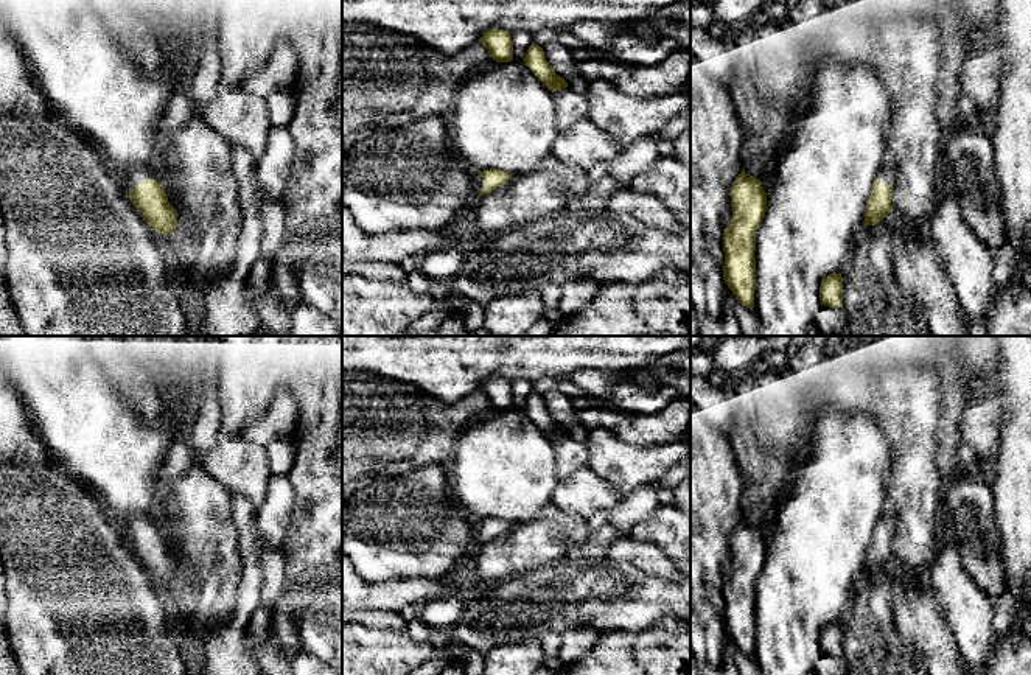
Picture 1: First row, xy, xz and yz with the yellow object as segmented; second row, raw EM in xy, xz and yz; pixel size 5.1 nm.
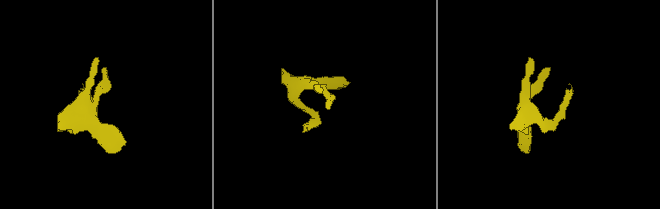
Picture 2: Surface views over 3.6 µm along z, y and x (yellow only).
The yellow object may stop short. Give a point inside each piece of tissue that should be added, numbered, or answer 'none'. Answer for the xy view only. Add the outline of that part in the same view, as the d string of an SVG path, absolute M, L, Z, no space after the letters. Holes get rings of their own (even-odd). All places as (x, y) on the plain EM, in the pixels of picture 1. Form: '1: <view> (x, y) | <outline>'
1: xy (139, 523) | M143 516L132 518L131 521L128 521L124 527L126 540L129 541L132 537L140 533L142 530L146 530L148 527L151 527L151 523L146 518Z

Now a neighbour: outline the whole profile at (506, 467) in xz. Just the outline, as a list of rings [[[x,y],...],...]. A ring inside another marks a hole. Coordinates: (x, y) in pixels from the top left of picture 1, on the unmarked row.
[[[516,406],[468,426],[448,468],[451,496],[473,521],[529,523],[558,484],[554,442]]]

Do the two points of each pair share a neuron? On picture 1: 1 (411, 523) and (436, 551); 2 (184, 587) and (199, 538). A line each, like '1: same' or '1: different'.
1: same
2: same

